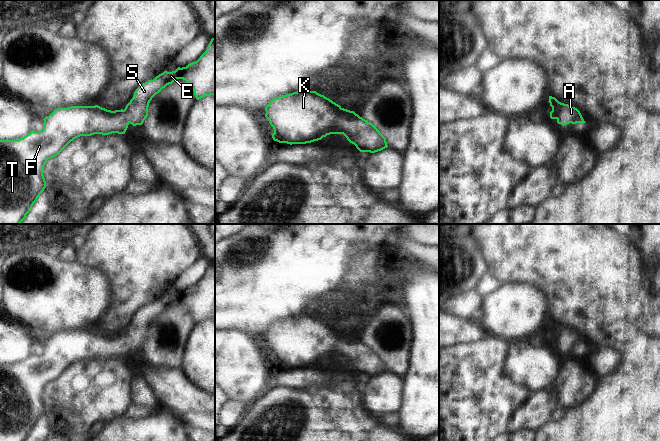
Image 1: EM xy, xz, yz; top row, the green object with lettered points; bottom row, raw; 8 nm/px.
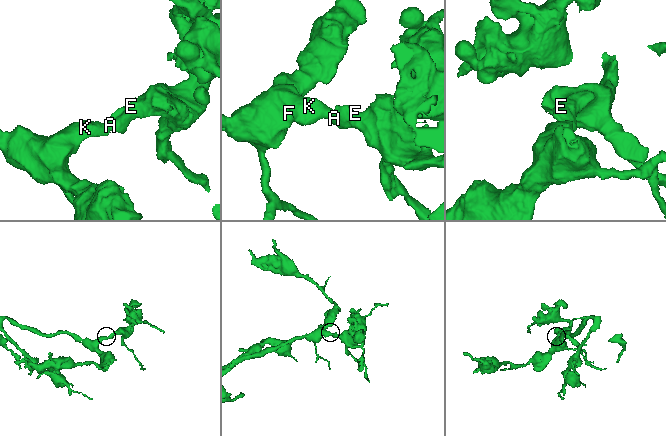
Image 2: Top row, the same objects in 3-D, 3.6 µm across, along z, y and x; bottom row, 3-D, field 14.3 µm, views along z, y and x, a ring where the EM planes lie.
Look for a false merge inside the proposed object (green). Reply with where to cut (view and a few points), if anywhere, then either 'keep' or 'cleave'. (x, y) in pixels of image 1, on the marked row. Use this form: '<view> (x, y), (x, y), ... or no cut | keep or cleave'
no cut | keep

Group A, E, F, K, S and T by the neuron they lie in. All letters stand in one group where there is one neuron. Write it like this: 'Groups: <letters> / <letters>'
Groups: A E F K S T

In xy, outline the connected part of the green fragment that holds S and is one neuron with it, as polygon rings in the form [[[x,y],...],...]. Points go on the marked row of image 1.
[[[215,38],[211,39],[206,51],[197,61],[172,72],[164,71],[153,80],[141,84],[124,110],[111,111],[98,105],[57,108],[43,119],[44,128],[41,131],[32,130],[18,140],[0,140],[0,224],[20,224],[26,218],[46,188],[43,170],[48,159],[60,154],[71,141],[80,136],[125,134],[129,124],[142,125],[148,116],[152,98],[176,79],[185,80],[193,89],[197,100],[215,95]]]

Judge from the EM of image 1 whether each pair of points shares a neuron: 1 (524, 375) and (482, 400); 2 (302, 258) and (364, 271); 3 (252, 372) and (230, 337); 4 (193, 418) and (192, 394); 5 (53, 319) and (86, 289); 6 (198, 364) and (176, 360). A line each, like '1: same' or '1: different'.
1: different
2: different
3: same
4: different
5: same
6: different

